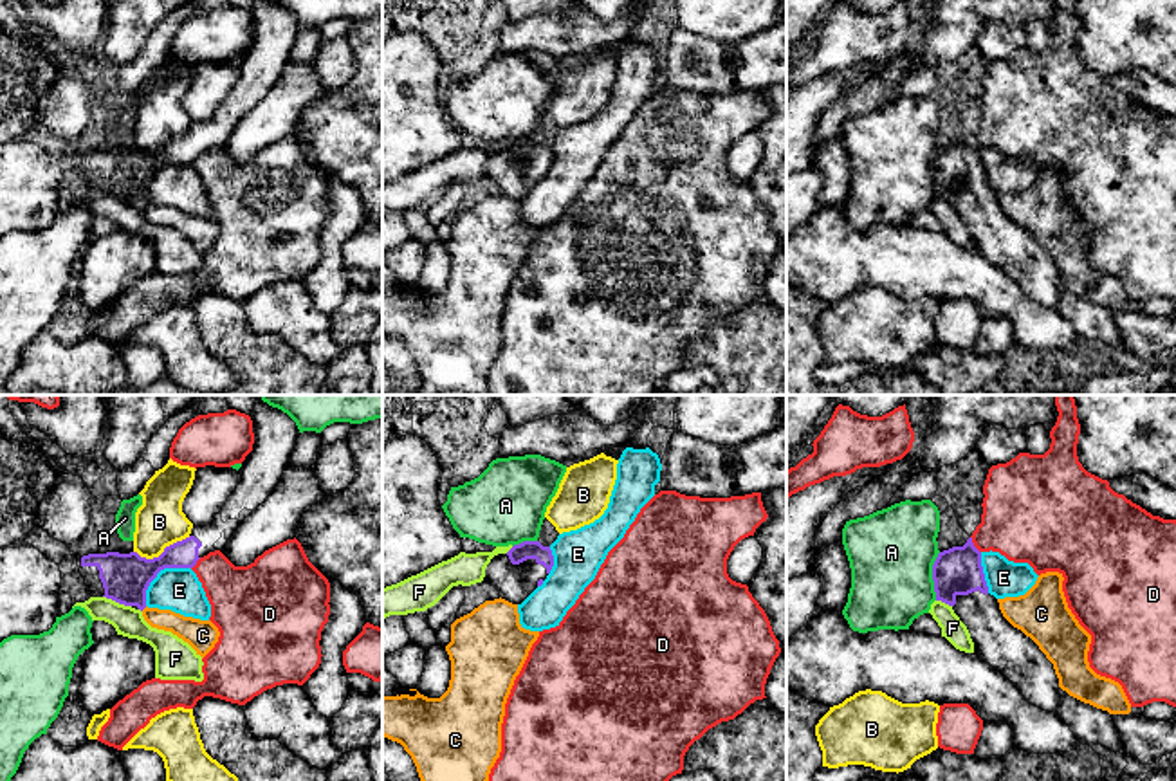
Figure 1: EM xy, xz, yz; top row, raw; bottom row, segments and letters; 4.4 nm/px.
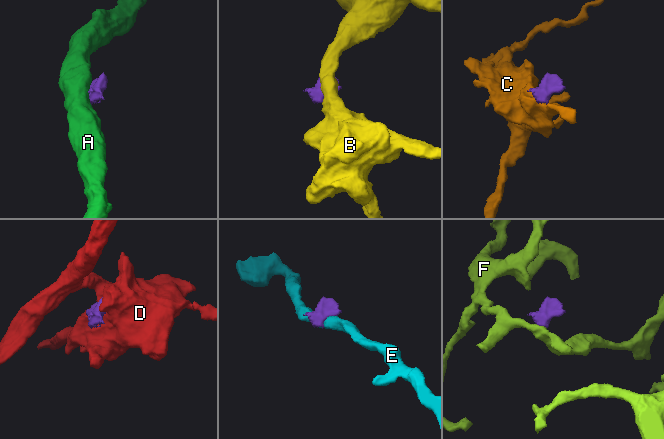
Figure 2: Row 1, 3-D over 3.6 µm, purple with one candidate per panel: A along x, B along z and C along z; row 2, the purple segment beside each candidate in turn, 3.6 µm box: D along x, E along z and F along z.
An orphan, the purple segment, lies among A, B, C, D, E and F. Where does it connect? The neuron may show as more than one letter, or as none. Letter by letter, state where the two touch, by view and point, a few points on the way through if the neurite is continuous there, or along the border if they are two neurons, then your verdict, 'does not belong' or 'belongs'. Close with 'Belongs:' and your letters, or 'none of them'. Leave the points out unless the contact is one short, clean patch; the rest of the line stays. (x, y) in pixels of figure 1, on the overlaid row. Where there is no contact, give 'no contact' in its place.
A: meets purple in yz at (933, 576); border along yz (940, 552), (933, 565), (935, 599); does not belong
B: meets purple in xy at (163, 552); border along xy (190, 536), (170, 543), (152, 558), (141, 558), (134, 552); does not belong
C: meets purple in xy at (143, 608); does not belong
D: meets purple in yz at (973, 545); does not belong
E: meets purple in xy at (157, 572); does not belong
F: meets purple in xy at (118, 601); border along xy (103, 596), (130, 606); does not belong
Belongs: none of them

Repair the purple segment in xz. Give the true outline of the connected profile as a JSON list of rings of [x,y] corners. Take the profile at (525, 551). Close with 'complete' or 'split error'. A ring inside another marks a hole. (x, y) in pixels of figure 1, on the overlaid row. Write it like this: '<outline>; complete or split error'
[[[523,541],[507,554],[494,556],[485,568],[483,581],[492,584],[501,599],[521,604],[543,584],[552,566],[550,547],[543,547],[539,541]]]; split error

